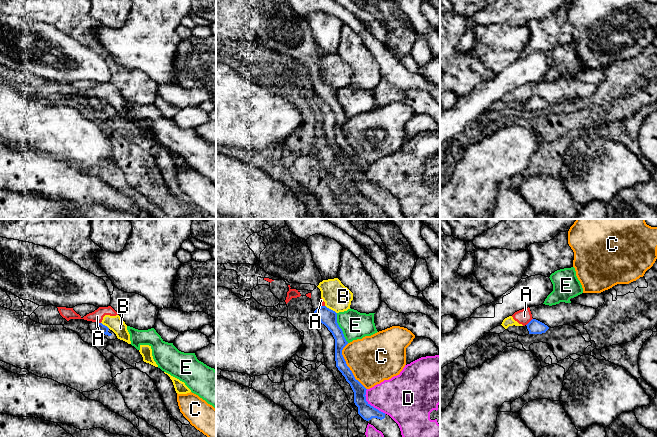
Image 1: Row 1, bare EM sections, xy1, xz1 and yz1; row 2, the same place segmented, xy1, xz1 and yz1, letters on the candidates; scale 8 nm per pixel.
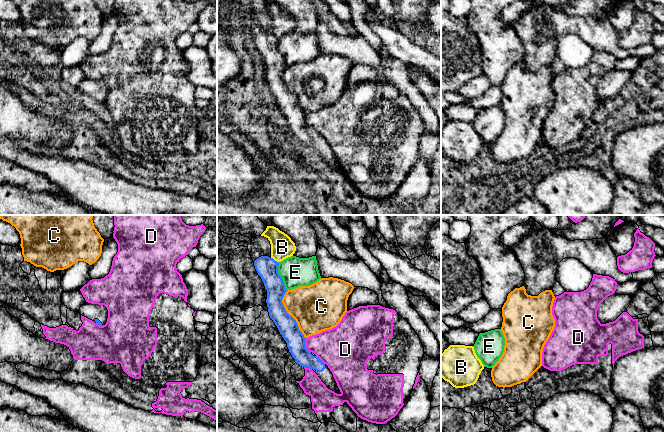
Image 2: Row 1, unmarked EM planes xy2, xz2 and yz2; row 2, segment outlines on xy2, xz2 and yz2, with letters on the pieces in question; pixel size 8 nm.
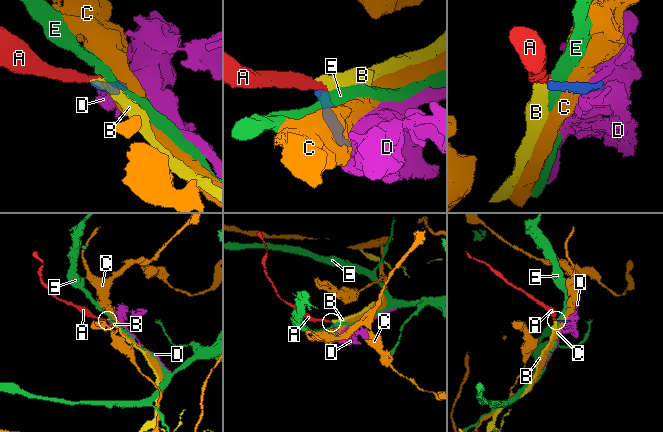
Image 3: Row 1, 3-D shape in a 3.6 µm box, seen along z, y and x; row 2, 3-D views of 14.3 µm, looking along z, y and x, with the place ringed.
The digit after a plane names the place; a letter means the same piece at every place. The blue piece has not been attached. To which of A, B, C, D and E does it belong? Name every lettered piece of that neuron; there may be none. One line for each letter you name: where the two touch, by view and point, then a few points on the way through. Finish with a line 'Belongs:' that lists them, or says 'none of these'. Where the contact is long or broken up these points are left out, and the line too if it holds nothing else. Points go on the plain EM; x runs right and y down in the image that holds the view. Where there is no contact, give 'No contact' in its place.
Belongs: none of these

